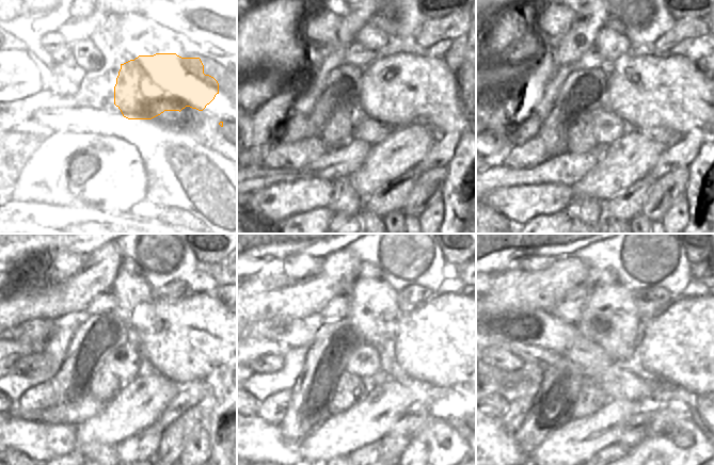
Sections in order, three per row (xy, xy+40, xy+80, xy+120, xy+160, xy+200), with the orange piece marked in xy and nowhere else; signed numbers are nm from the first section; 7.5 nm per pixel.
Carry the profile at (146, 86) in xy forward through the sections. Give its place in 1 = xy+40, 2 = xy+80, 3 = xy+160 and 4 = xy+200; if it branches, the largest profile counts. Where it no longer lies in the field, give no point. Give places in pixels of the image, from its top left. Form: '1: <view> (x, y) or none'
1: xy+40 (403, 89)
2: xy+80 (666, 98)
3: xy+160 (454, 341)
4: xy+200 (693, 343)

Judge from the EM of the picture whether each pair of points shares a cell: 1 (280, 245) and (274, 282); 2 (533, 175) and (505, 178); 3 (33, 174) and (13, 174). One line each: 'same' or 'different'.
1: different
2: same
3: same

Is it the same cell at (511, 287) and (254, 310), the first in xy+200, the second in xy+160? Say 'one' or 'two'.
one

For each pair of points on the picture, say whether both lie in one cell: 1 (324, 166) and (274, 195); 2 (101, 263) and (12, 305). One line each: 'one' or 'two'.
1: two
2: one

